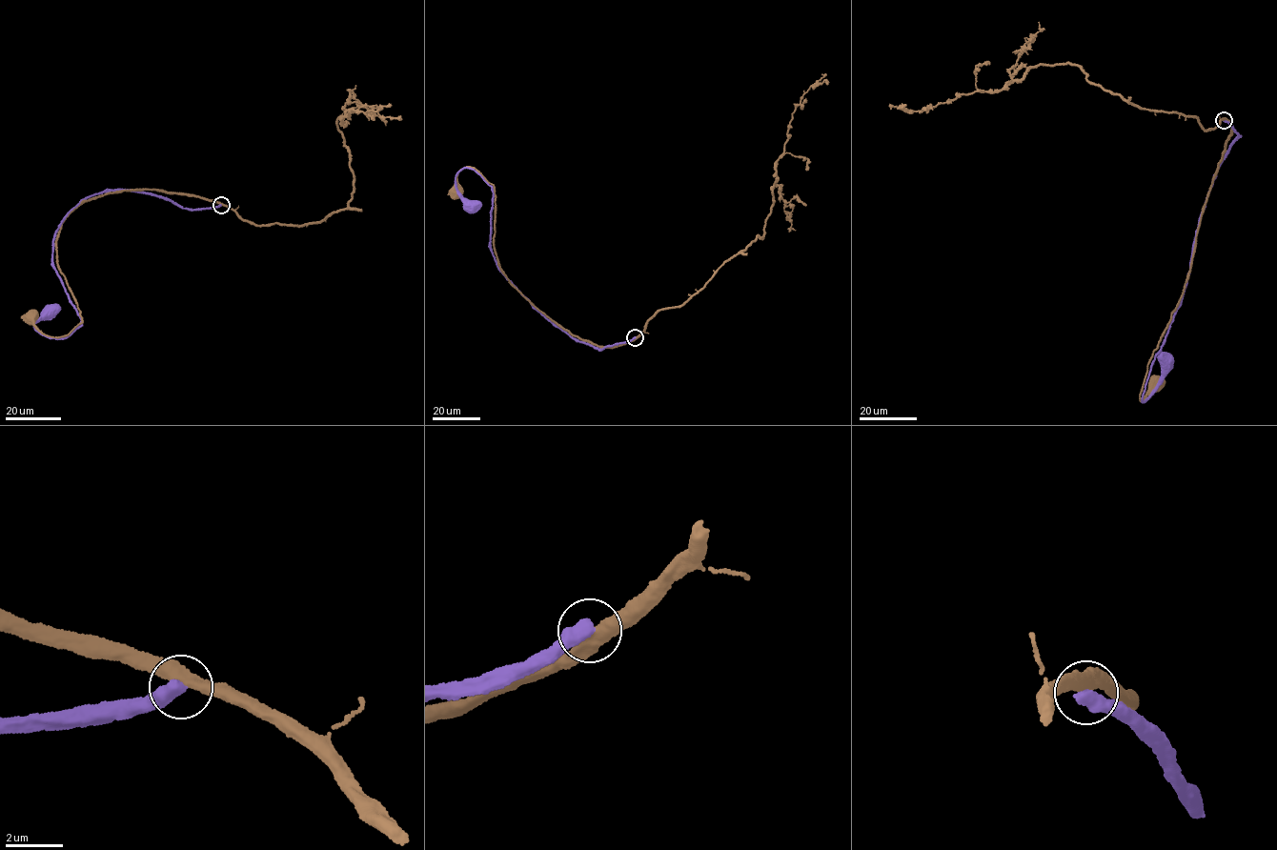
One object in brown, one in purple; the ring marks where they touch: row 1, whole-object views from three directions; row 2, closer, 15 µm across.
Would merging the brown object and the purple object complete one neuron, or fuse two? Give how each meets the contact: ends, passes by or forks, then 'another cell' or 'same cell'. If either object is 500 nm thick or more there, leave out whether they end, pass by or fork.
another cell

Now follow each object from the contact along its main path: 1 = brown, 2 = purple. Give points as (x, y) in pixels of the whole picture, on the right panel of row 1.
1: (1224, 120), (1233, 134), (1203, 210), (1185, 290), (1148, 364), (1141, 402), (1149, 382), (1156, 381)
2: (1224, 120), (1241, 137), (1222, 161), (1204, 204), (1187, 283), (1152, 362), (1143, 403), (1166, 360)

